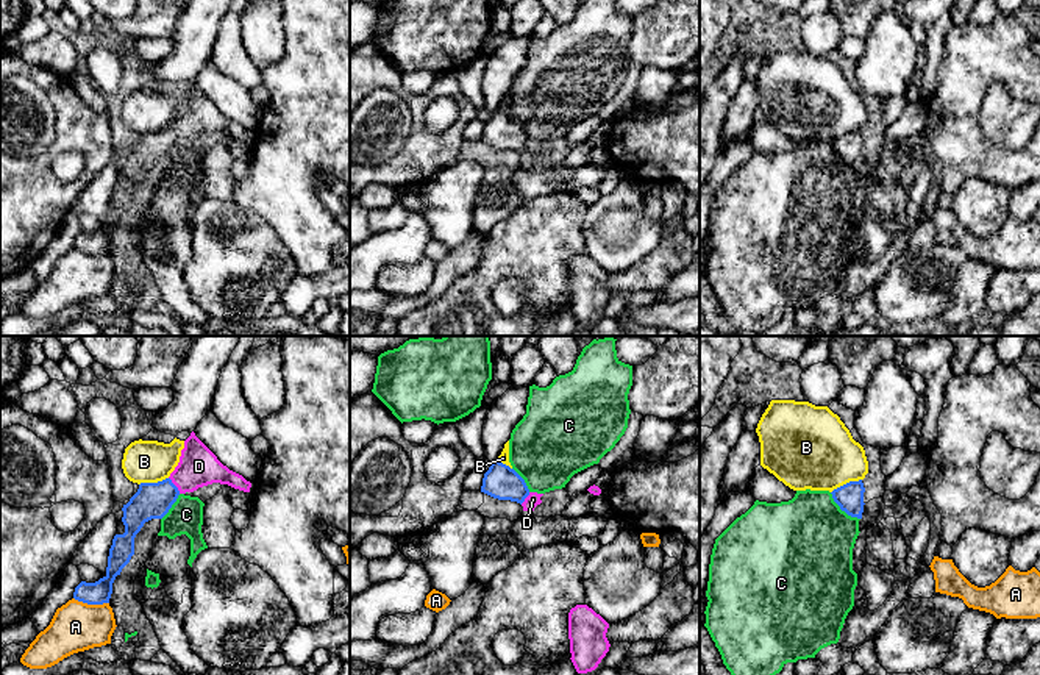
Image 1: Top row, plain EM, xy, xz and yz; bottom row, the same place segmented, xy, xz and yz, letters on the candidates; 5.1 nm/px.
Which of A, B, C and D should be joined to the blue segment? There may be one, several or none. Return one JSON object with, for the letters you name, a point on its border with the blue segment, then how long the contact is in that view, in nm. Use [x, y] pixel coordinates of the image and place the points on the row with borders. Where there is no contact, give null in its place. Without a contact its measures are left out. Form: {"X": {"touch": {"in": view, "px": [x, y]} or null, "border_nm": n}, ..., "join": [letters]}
{"D": {"touch": {"in": "xy", "px": [174, 485]}, "border_nm": 110}, "join": ["D"]}

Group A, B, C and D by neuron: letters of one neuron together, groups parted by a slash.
A / B / C / D

